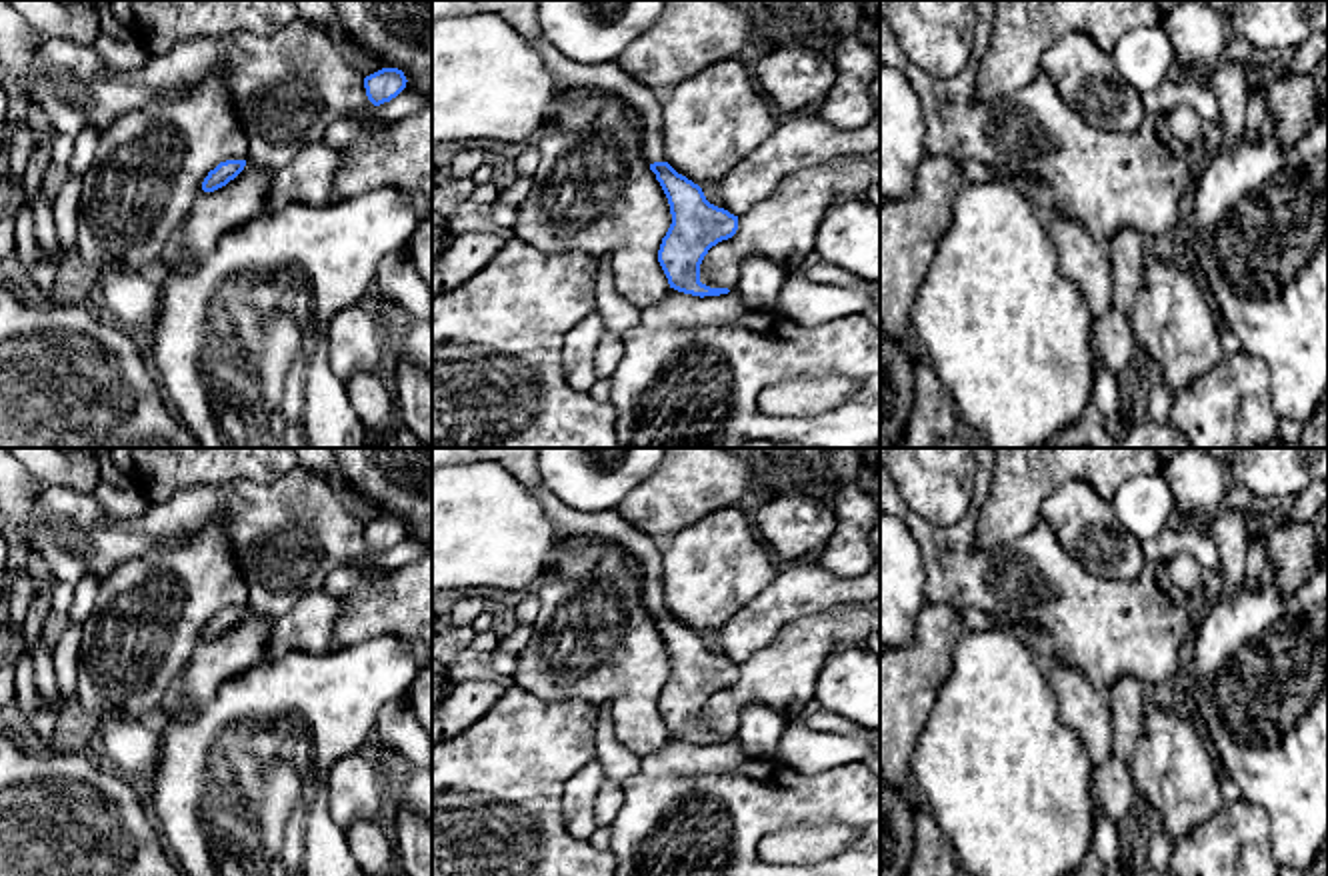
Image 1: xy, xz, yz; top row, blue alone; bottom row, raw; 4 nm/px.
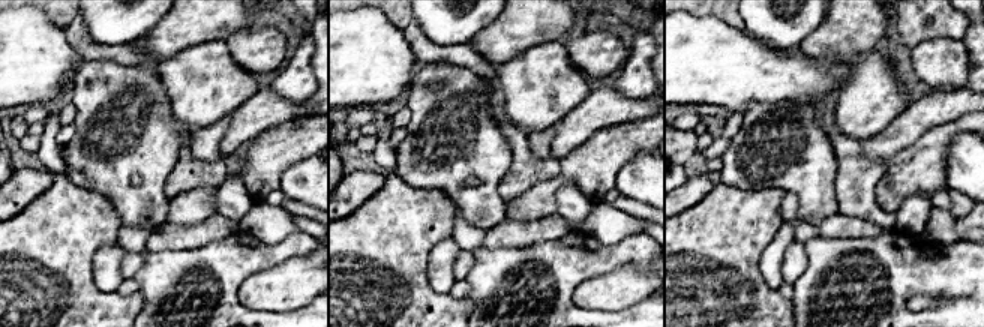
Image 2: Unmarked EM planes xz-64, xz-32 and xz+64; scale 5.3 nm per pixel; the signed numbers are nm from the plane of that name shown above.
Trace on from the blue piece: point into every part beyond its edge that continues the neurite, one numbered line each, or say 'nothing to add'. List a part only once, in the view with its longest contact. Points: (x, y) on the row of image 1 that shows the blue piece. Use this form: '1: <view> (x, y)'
1: xz (608, 76)

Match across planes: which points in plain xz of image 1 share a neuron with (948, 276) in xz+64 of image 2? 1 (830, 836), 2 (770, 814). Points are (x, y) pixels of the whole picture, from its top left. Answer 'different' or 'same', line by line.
1: different
2: same

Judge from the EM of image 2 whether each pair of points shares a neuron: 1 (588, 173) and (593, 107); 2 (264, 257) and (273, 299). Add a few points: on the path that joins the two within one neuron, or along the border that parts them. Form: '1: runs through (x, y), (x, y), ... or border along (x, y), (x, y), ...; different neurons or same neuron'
1: border along (624, 122), (599, 128), (563, 156); different neurons
2: border along (300, 255), (254, 272), (239, 288); different neurons

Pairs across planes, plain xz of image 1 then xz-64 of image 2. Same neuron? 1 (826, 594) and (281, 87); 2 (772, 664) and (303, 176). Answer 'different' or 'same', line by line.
1: different
2: different

